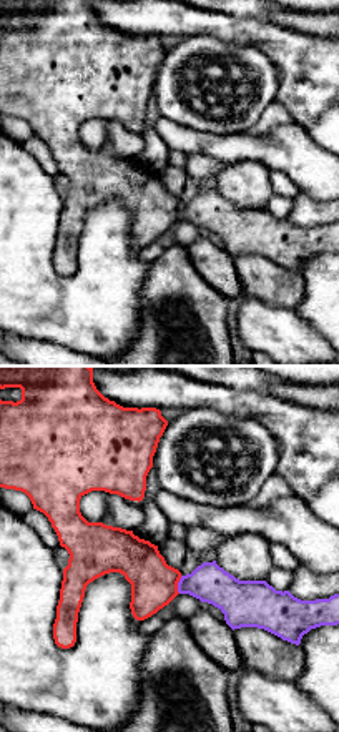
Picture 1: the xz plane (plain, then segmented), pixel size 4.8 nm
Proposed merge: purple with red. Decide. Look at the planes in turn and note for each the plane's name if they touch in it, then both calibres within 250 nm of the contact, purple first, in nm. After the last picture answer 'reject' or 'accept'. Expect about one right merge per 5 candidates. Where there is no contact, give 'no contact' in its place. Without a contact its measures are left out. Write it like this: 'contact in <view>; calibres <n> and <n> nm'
contact in xz; calibres 190 and 220 nm

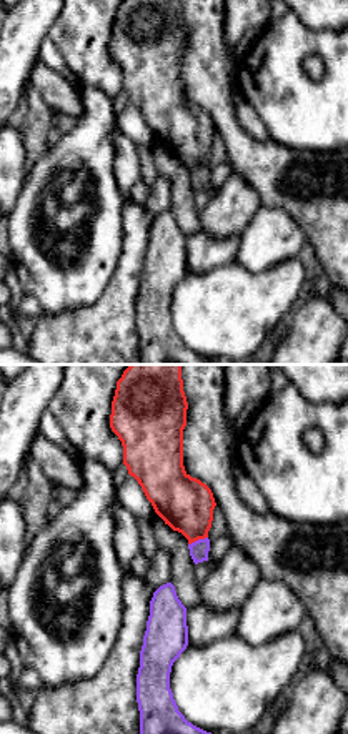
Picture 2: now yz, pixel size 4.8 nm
contact in yz; calibres 90 and 260 nm

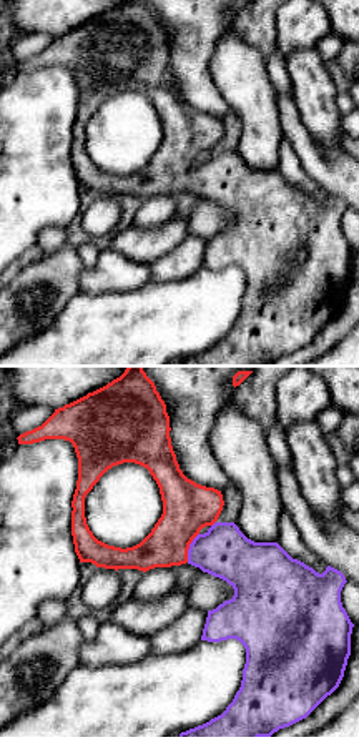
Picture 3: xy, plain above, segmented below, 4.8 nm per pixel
contact in xy; calibres 240 and 240 nm

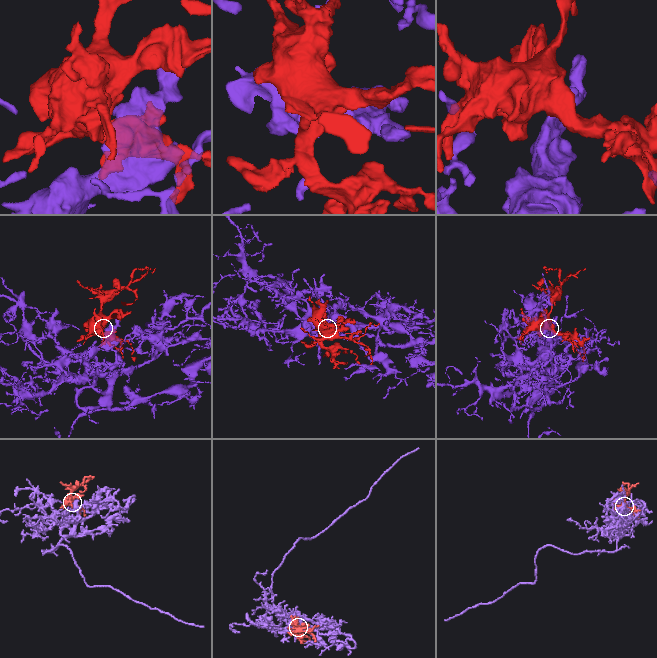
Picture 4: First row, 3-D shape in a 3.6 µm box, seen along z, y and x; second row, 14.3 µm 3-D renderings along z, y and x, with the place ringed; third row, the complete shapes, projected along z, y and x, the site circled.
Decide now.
accept

